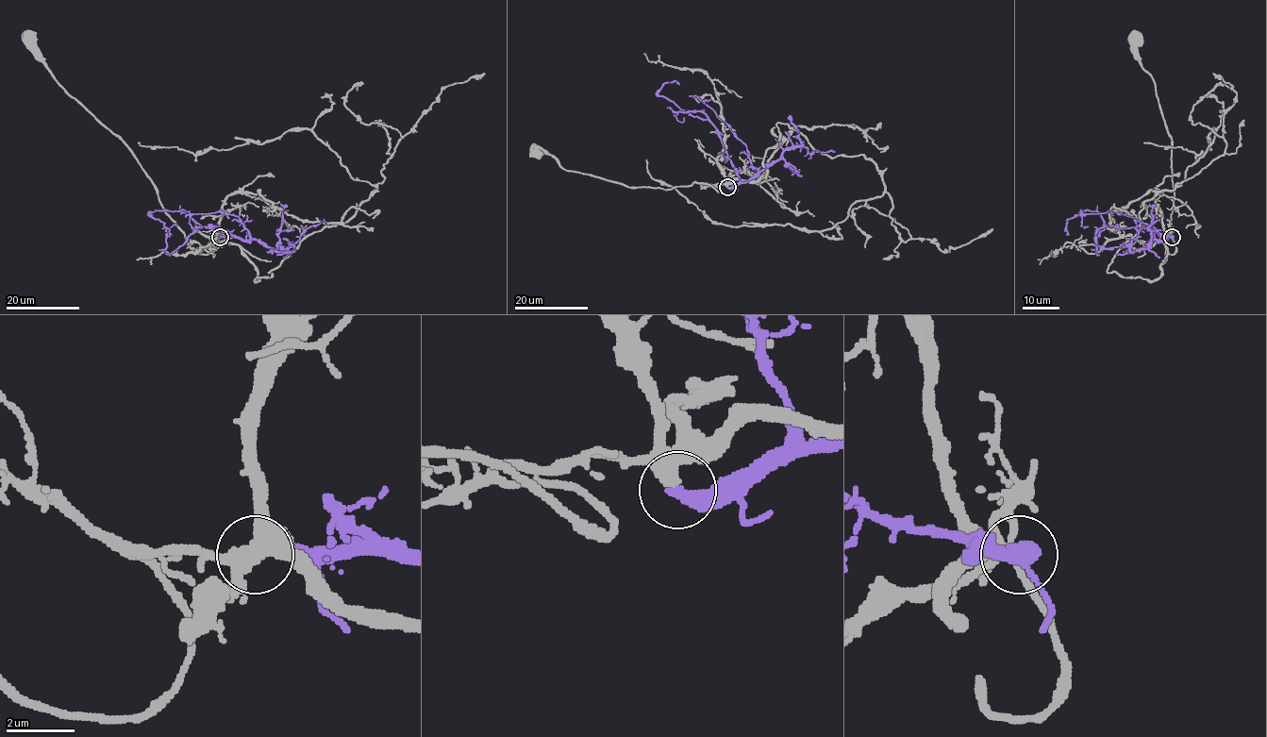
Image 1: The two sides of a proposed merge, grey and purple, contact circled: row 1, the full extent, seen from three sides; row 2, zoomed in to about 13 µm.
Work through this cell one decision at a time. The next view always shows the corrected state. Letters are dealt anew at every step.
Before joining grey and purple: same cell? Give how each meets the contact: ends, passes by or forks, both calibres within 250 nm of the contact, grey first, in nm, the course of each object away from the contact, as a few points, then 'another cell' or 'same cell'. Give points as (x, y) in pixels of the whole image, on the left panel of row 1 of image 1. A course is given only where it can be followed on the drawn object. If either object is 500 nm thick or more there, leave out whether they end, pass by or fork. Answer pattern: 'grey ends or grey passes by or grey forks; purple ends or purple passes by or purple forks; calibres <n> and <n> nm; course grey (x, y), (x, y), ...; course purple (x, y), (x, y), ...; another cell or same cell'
grey passes by; purple ends; calibres 340 and 400 nm; course grey (219, 237), (209, 238), (212, 245), (208, 254), (191, 247), (133, 152), (73, 98), (27, 39); course purple (219, 237), (231, 235), (225, 228), (195, 223), (179, 210), (150, 212), (172, 235); same cell

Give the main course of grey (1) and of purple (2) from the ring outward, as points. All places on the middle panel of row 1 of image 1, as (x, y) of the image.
1: (727, 186), (719, 183), (718, 192), (695, 181), (672, 189), (627, 187), (567, 171), (543, 149), (536, 150)
2: (727, 187), (734, 187), (739, 176), (716, 127), (658, 95), (666, 83), (679, 84)

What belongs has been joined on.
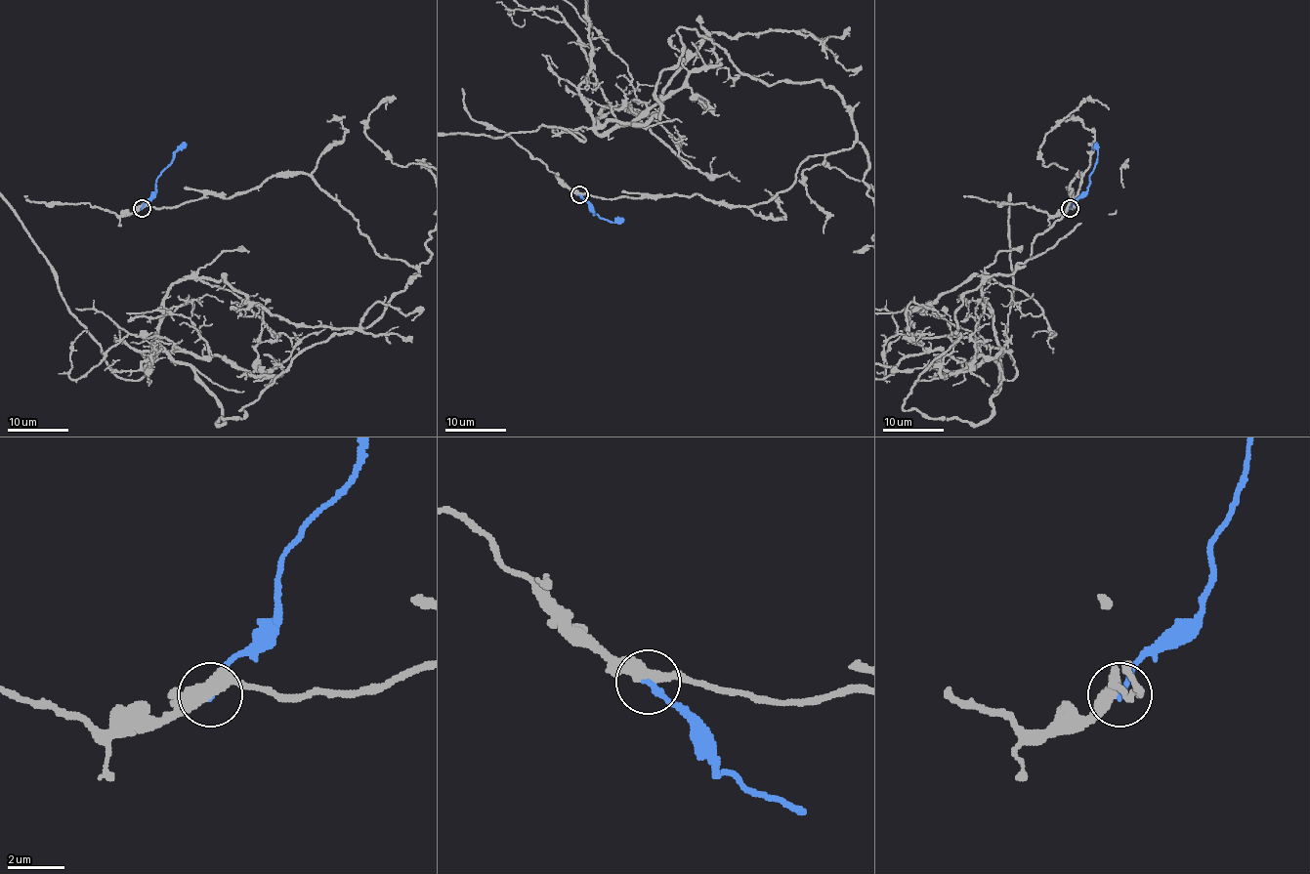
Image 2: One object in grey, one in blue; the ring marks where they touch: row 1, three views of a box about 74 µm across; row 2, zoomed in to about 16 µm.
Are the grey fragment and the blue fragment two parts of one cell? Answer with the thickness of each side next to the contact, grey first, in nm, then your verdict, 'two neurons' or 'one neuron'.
440/190 nm | two neurons

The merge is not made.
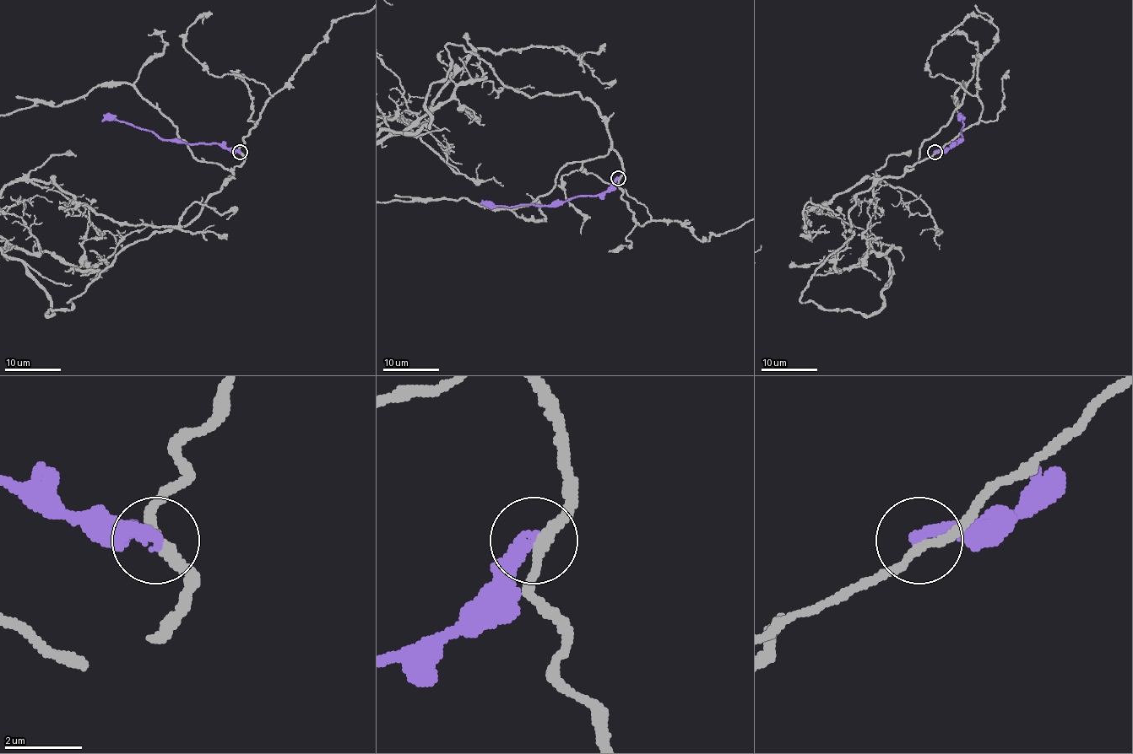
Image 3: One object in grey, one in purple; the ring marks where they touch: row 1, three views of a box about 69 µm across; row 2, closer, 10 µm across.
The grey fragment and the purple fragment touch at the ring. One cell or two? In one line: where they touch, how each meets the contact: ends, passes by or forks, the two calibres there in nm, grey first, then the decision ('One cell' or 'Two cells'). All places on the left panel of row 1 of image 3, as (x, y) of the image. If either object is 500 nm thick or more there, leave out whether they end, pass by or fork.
Place: (240, 152). At the ring grey passes by. At the ring purple ends. Thickness 240 nm (grey) against 360 nm. Two cells

